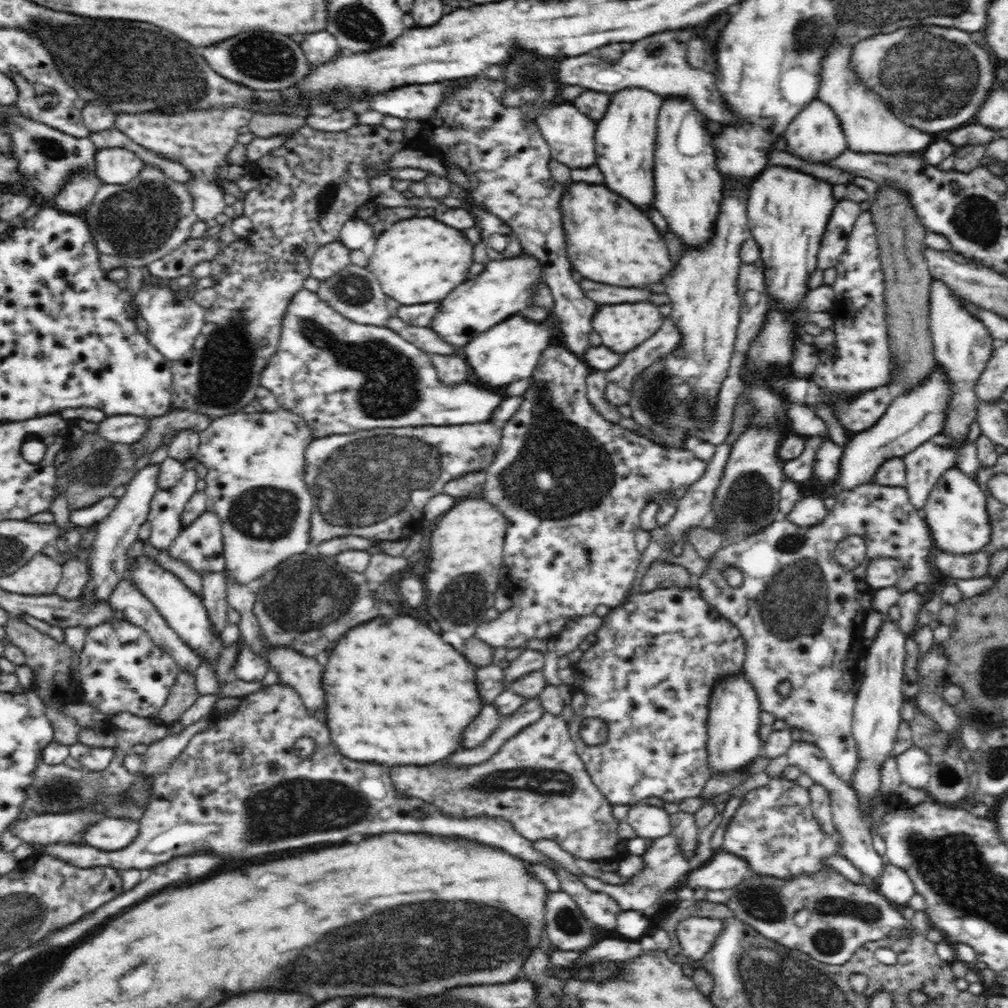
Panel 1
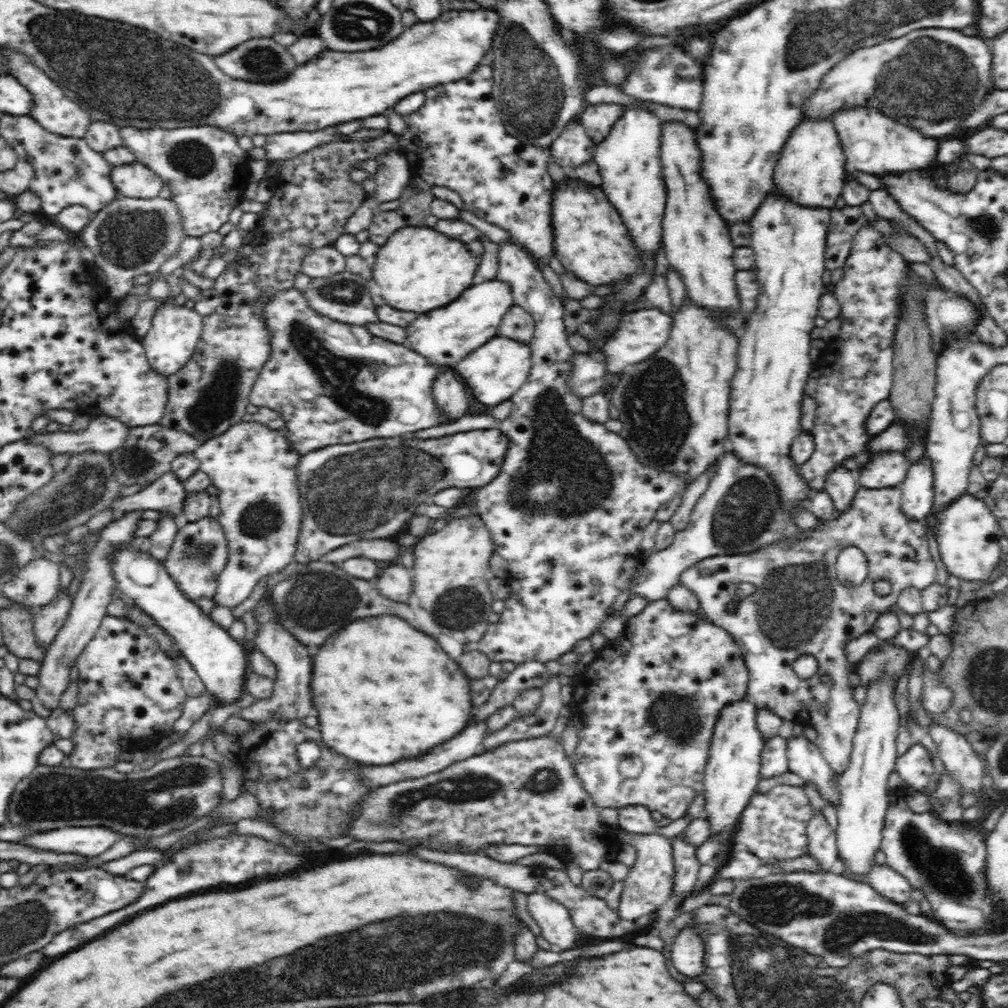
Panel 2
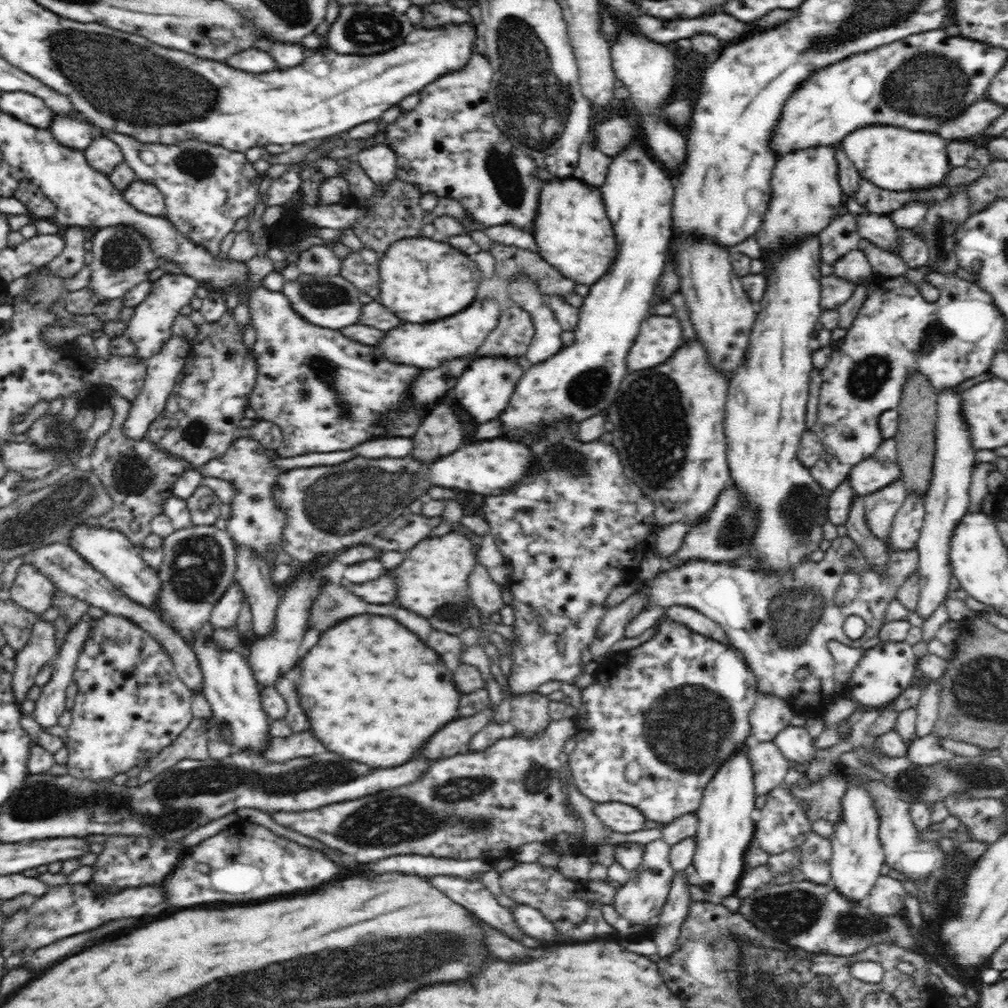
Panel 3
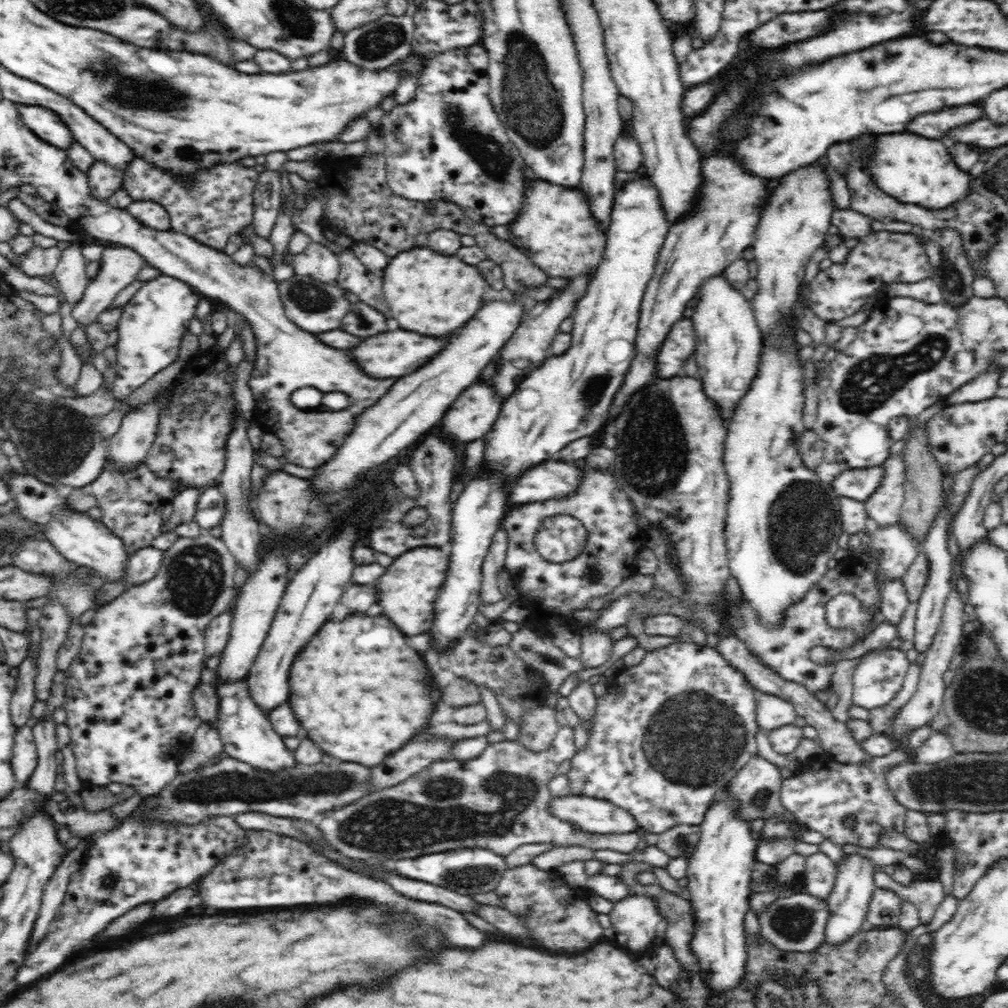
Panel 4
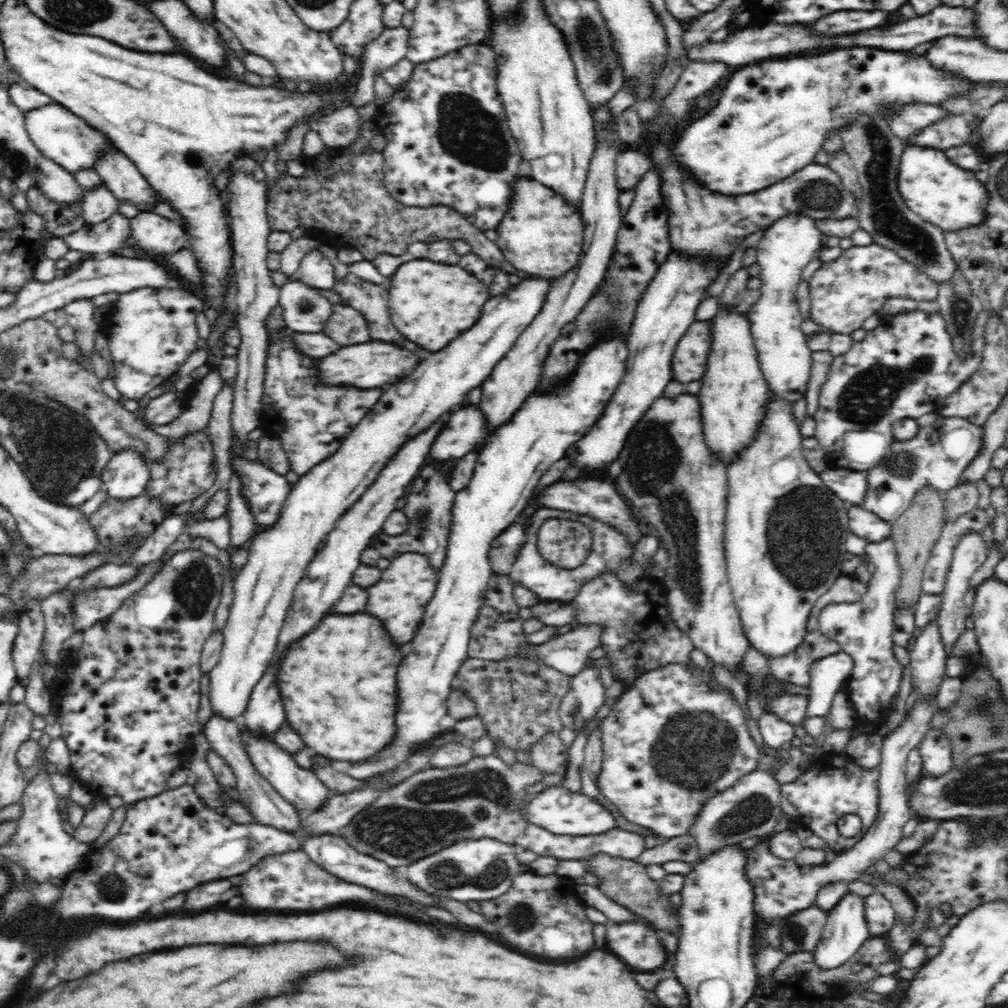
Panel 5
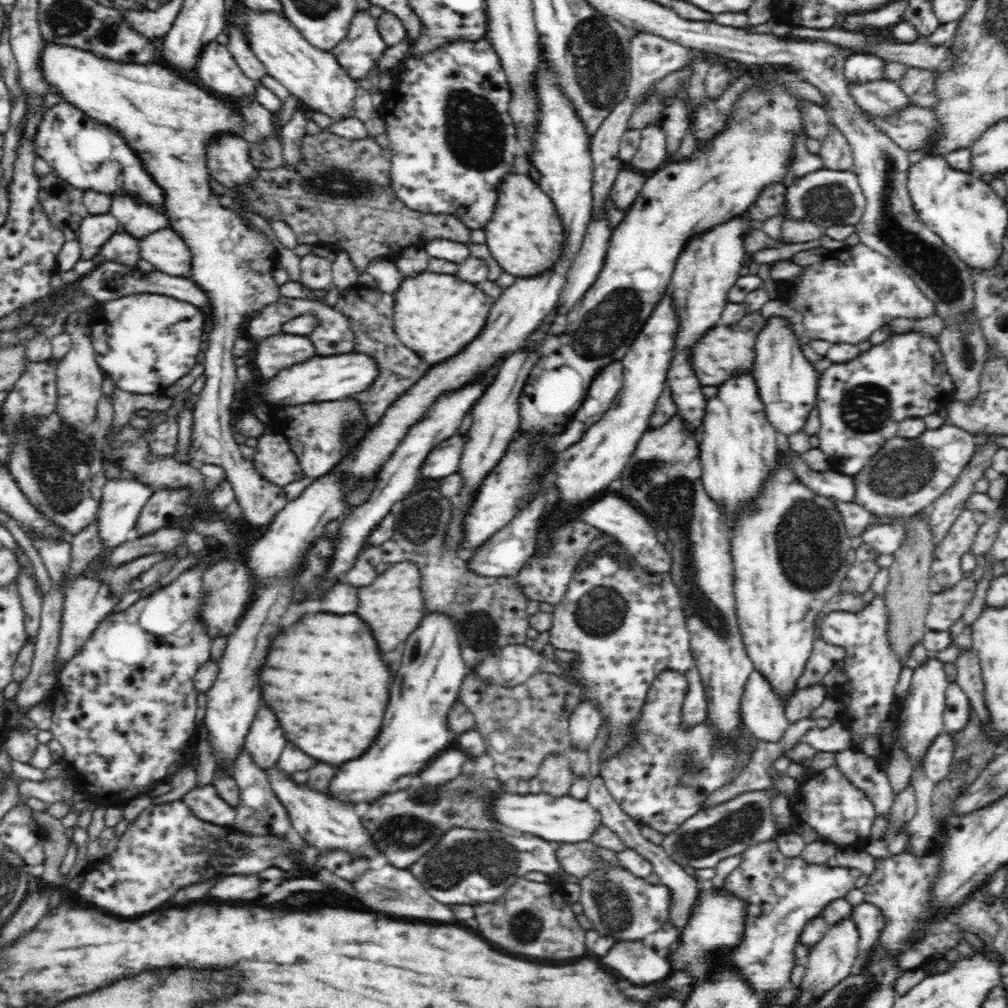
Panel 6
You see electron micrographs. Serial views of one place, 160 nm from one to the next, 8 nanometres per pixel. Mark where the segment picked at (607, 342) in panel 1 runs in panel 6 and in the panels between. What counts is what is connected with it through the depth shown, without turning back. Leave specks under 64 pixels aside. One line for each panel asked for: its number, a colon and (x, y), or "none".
2: (641, 333)
3: (659, 336)
4: (680, 344)
5: (689, 361)
6: (726, 351)

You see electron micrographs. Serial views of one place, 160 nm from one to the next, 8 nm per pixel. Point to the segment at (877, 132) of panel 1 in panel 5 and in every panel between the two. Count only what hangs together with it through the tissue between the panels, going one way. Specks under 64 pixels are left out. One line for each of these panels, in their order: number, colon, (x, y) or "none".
2: (875, 144)
3: (895, 159)
4: (909, 168)
5: (940, 192)

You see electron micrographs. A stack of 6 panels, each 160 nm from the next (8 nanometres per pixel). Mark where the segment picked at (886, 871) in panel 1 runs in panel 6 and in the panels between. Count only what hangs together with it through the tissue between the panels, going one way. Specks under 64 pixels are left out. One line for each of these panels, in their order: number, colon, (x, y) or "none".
2: (891, 885)
3: (886, 898)
4: (885, 907)
5: (880, 914)
6: (868, 918)

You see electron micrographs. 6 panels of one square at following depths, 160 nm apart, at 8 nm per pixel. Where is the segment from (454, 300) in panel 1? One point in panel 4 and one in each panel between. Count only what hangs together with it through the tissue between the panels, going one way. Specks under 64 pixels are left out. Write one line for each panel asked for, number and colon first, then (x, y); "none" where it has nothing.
2: (445, 335)
3: (423, 345)
4: (391, 354)

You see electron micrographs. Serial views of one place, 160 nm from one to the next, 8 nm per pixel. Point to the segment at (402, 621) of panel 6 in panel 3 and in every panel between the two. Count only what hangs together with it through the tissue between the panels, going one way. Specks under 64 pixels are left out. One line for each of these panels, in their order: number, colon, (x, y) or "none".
3: (432, 580)
4: (407, 592)
5: (400, 598)

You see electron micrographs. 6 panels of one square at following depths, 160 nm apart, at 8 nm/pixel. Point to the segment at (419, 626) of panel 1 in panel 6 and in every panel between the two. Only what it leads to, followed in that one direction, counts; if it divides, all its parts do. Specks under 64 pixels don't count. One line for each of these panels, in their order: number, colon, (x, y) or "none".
2: (385, 692)
3: (364, 686)
4: (357, 689)
5: (340, 698)
6: (325, 680)

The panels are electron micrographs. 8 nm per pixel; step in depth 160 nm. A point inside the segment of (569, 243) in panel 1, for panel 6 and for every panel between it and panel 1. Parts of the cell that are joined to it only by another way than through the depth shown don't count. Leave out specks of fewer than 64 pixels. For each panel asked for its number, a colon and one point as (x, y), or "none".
2: (591, 241)
3: (573, 233)
4: (555, 228)
5: (542, 235)
6: (525, 235)

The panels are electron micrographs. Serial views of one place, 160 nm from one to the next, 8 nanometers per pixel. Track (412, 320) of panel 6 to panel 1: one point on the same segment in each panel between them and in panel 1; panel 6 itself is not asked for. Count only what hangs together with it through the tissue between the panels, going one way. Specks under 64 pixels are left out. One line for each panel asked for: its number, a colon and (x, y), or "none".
1: (419, 260)
2: (419, 269)
3: (420, 279)
4: (427, 292)
5: (430, 303)

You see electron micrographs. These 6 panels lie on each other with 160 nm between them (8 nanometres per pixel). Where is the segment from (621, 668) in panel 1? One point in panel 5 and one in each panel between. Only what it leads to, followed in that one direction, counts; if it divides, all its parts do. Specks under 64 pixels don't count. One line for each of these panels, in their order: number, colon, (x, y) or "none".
2: (655, 692)
3: (678, 705)
4: (670, 733)
5: (670, 743)

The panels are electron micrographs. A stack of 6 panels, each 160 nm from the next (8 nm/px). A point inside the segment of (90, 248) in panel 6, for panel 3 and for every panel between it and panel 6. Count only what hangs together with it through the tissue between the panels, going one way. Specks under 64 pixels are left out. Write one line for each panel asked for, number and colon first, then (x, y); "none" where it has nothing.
3: (103, 155)
4: (104, 180)
5: (98, 205)

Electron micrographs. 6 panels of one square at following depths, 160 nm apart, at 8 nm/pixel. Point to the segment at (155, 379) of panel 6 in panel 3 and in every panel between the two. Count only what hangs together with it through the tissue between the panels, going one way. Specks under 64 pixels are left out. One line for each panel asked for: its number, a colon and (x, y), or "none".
3: (149, 328)
4: (153, 322)
5: (151, 331)

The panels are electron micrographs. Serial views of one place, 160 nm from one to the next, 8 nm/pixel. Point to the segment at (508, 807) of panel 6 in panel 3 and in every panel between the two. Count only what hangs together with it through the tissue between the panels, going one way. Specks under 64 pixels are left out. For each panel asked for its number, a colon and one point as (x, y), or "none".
3: (624, 818)
4: (594, 816)
5: (559, 810)

